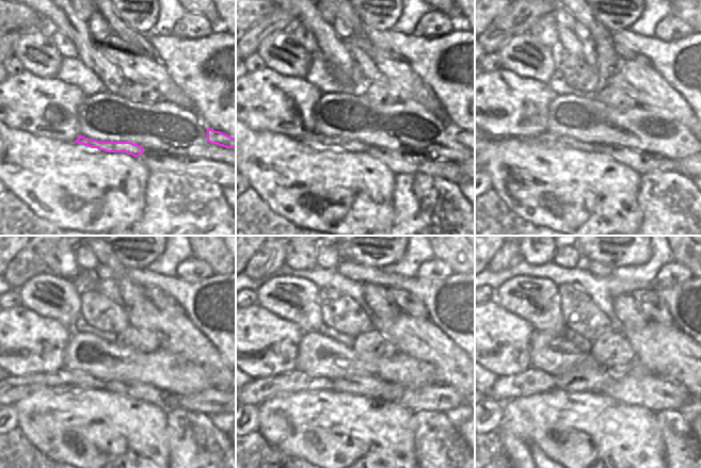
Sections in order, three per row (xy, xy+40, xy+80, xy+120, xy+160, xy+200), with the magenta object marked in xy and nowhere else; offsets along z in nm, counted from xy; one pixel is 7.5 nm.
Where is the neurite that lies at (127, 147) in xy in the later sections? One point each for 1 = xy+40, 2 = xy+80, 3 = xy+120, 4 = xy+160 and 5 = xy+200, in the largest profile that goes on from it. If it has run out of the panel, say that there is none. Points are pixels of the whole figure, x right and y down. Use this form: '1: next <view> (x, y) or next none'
1: next xy+40 (316, 141)
2: next xy+80 (546, 140)
3: next xy+120 (18, 387)
4: next xy+160 (258, 390)
5: next xy+200 (532, 381)

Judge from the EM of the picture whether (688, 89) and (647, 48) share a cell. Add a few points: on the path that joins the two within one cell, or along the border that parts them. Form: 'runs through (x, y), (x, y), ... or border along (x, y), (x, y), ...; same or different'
runs through (678, 80), (657, 58); same

